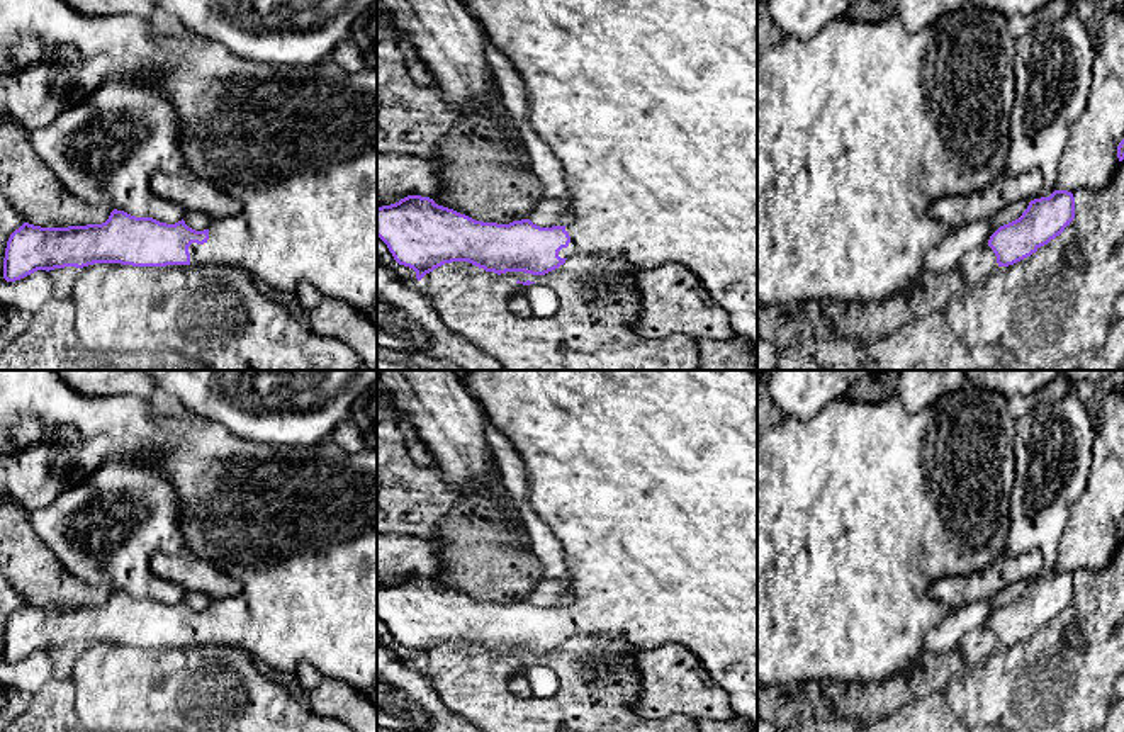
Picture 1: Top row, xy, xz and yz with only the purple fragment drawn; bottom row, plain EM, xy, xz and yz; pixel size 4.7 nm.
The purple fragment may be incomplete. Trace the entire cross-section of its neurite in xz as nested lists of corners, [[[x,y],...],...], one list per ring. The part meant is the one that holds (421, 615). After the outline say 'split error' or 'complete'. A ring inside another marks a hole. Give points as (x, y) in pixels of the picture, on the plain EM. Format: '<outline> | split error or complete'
[[[465,370],[464,384],[481,403],[487,419],[523,459],[530,504],[562,543],[574,598],[567,606],[552,608],[540,608],[530,600],[509,605],[482,603],[438,586],[430,577],[407,576],[396,584],[377,588],[377,617],[394,640],[413,649],[418,661],[452,642],[469,642],[497,656],[545,656],[577,633],[616,635],[638,652],[676,642],[691,650],[728,695],[735,717],[757,730],[757,370]]] | split error

